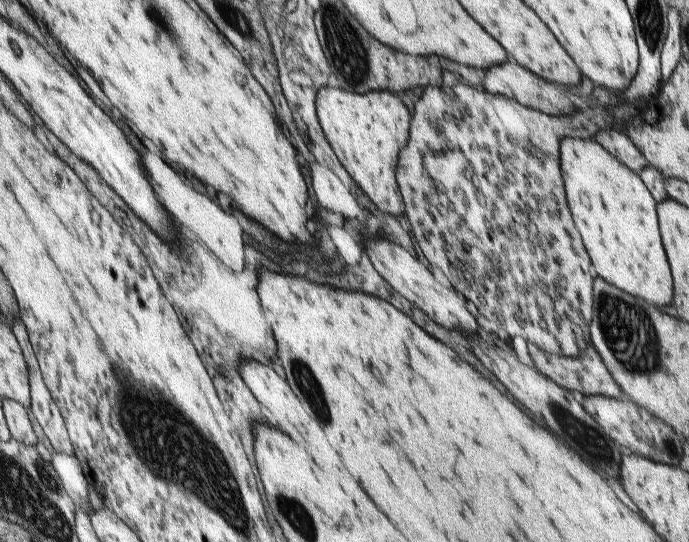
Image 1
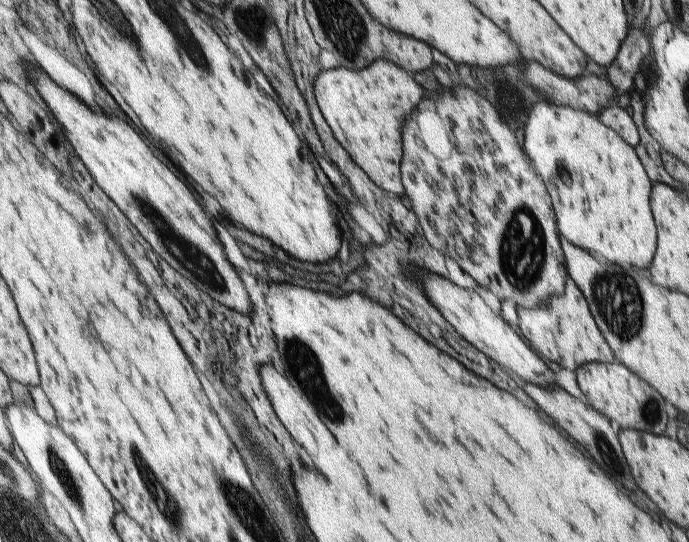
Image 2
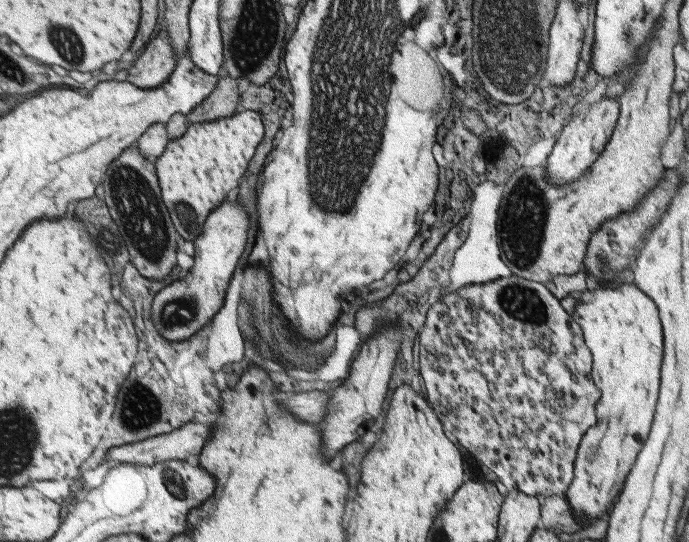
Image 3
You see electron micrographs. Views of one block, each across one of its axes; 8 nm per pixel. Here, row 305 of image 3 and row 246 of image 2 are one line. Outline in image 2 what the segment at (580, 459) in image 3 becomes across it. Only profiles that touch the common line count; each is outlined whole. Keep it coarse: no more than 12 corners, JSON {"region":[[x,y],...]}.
{"region":[[536,102],[524,153],[561,238],[656,254],[650,178],[600,116]]}

